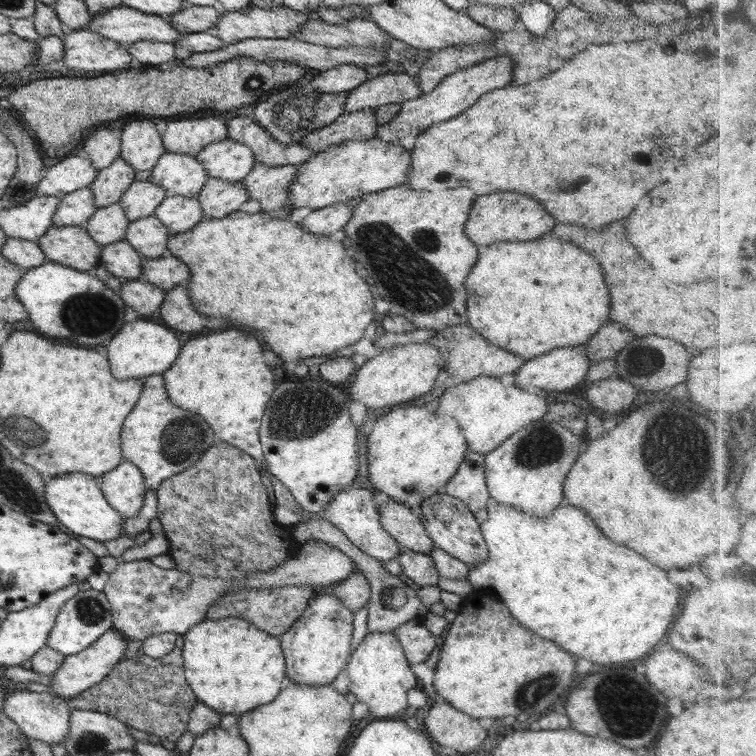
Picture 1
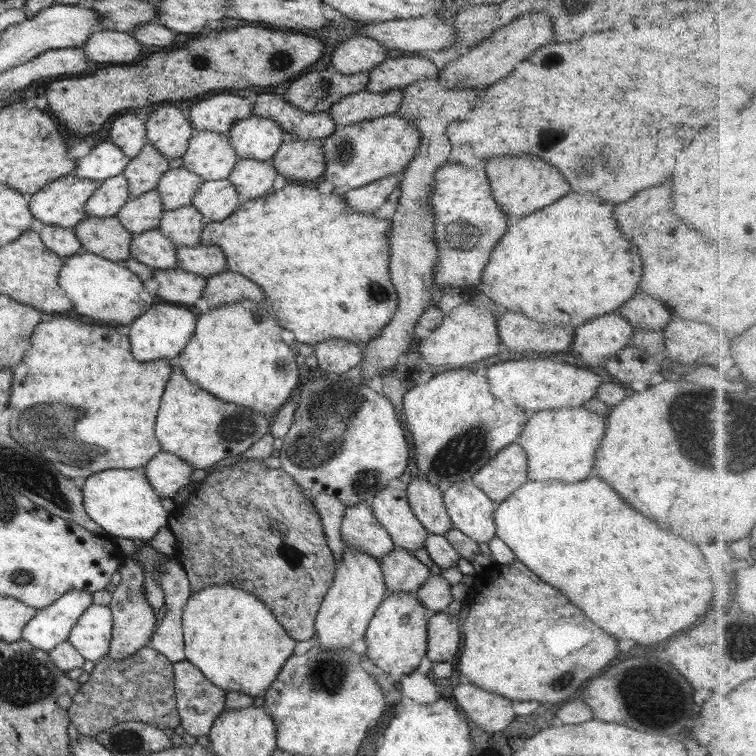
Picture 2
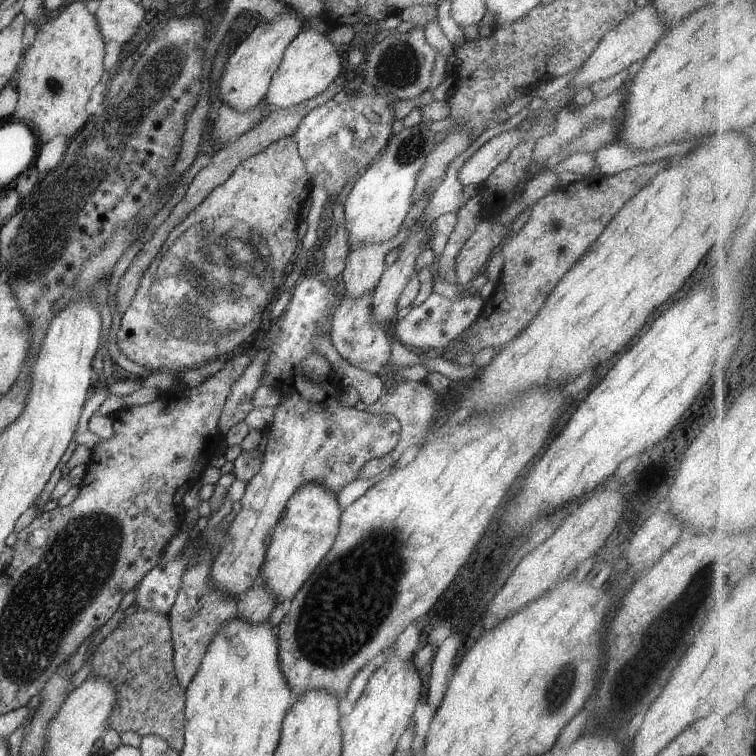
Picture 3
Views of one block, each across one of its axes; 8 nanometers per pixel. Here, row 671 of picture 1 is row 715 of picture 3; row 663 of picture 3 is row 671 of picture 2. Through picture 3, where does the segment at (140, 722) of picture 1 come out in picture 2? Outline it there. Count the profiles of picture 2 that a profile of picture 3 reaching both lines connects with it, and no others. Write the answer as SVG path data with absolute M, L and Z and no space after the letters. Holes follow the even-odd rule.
M143 647L124 659L102 659L95 663L86 683L73 697L68 714L79 734L95 737L119 723L139 721L160 729L180 725L176 706L173 662L155 649Z

